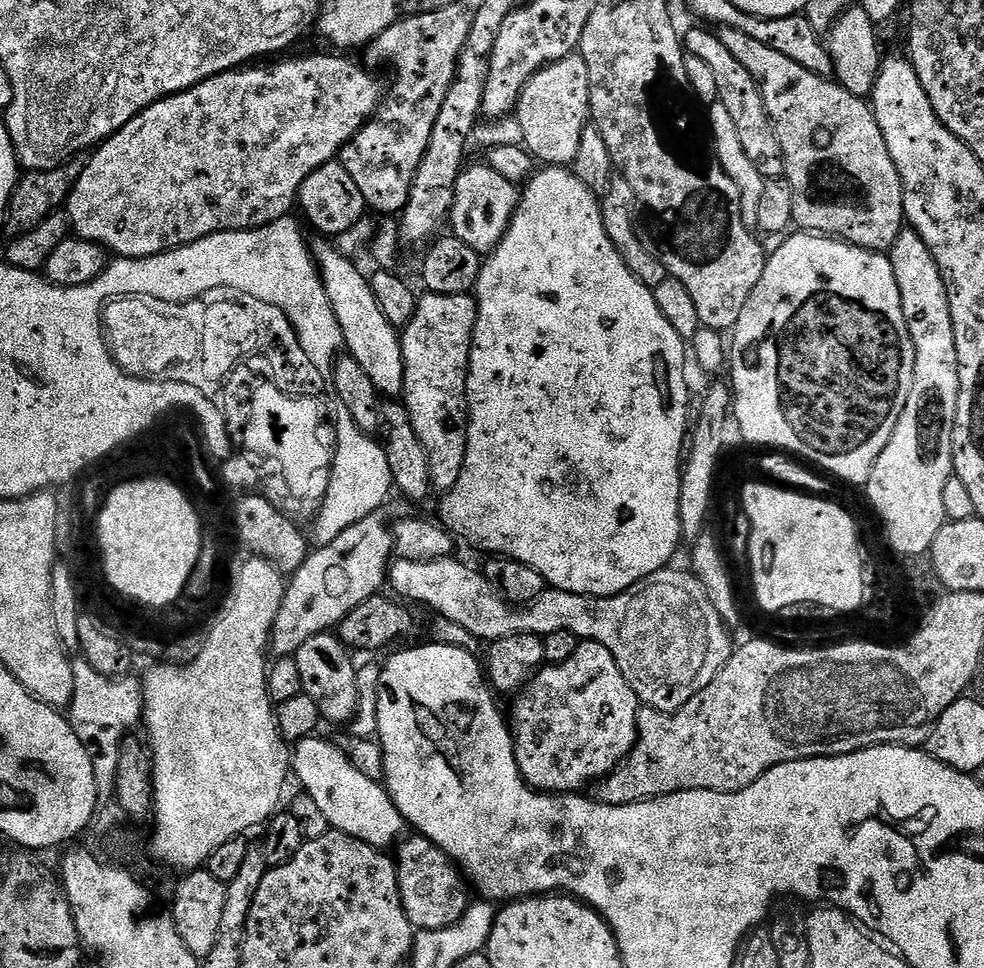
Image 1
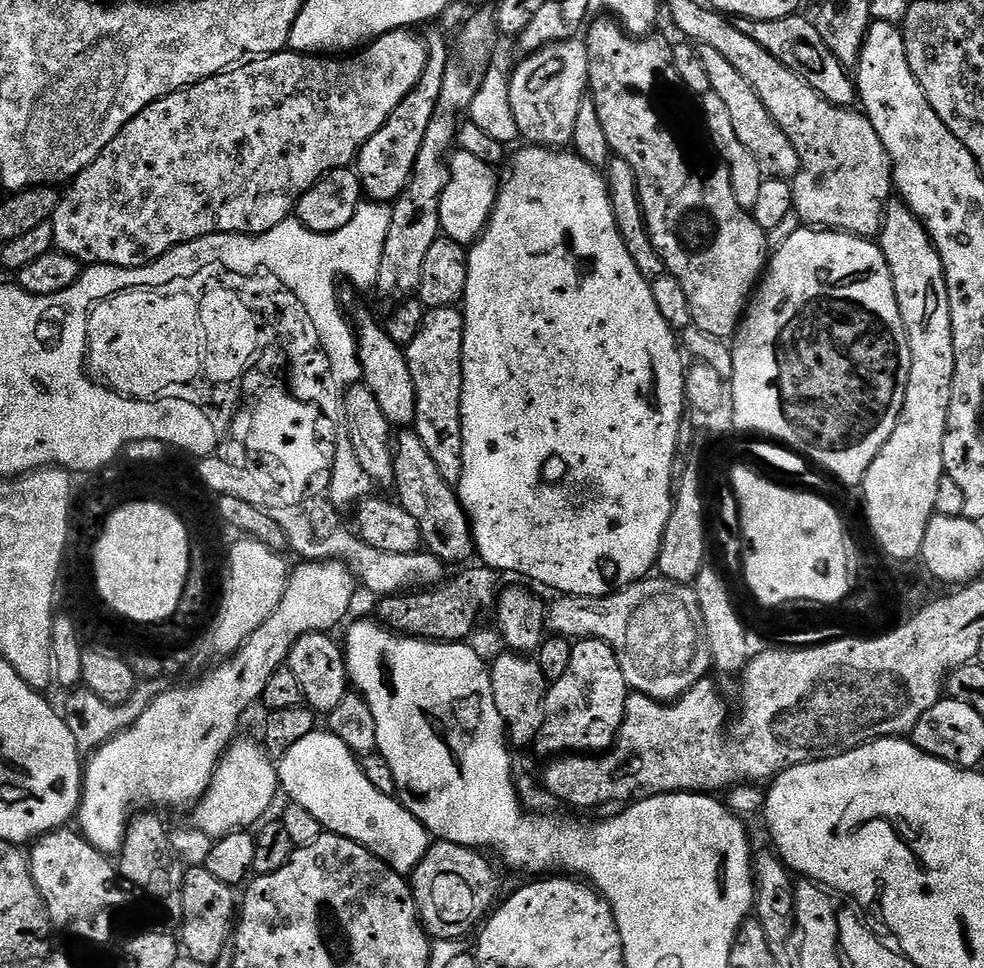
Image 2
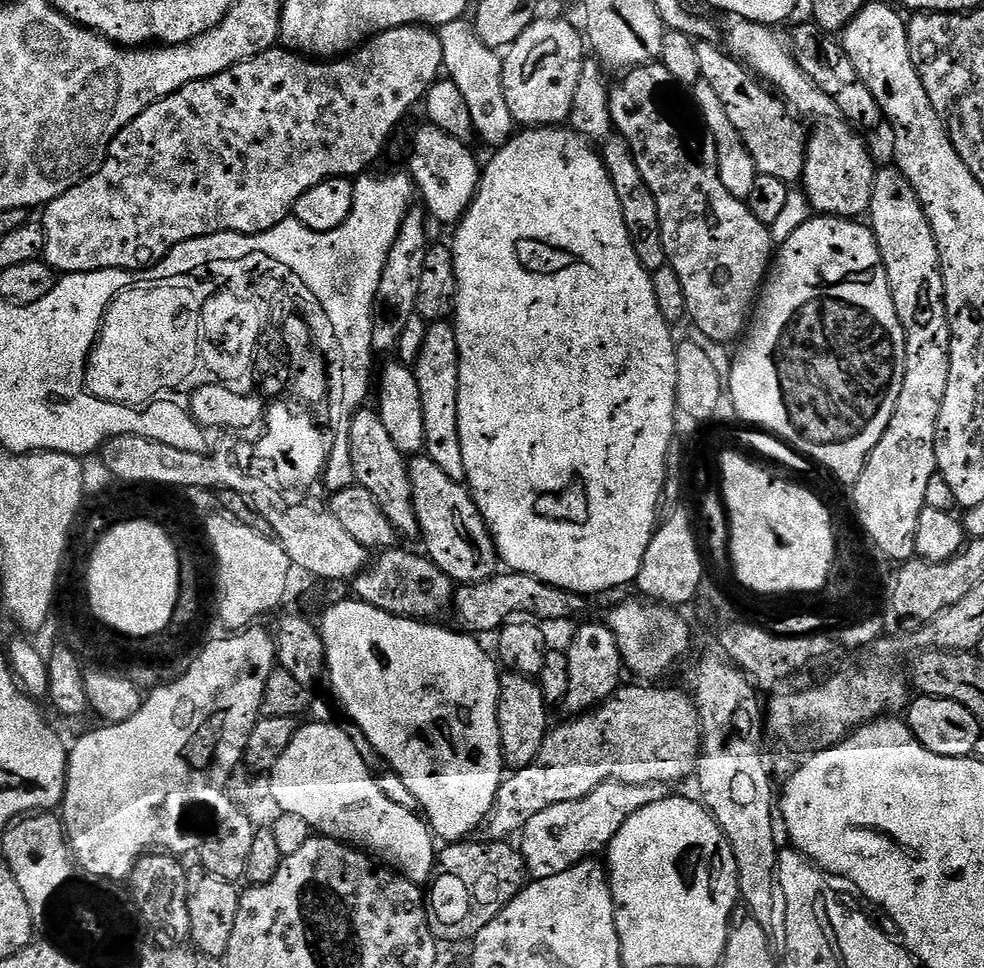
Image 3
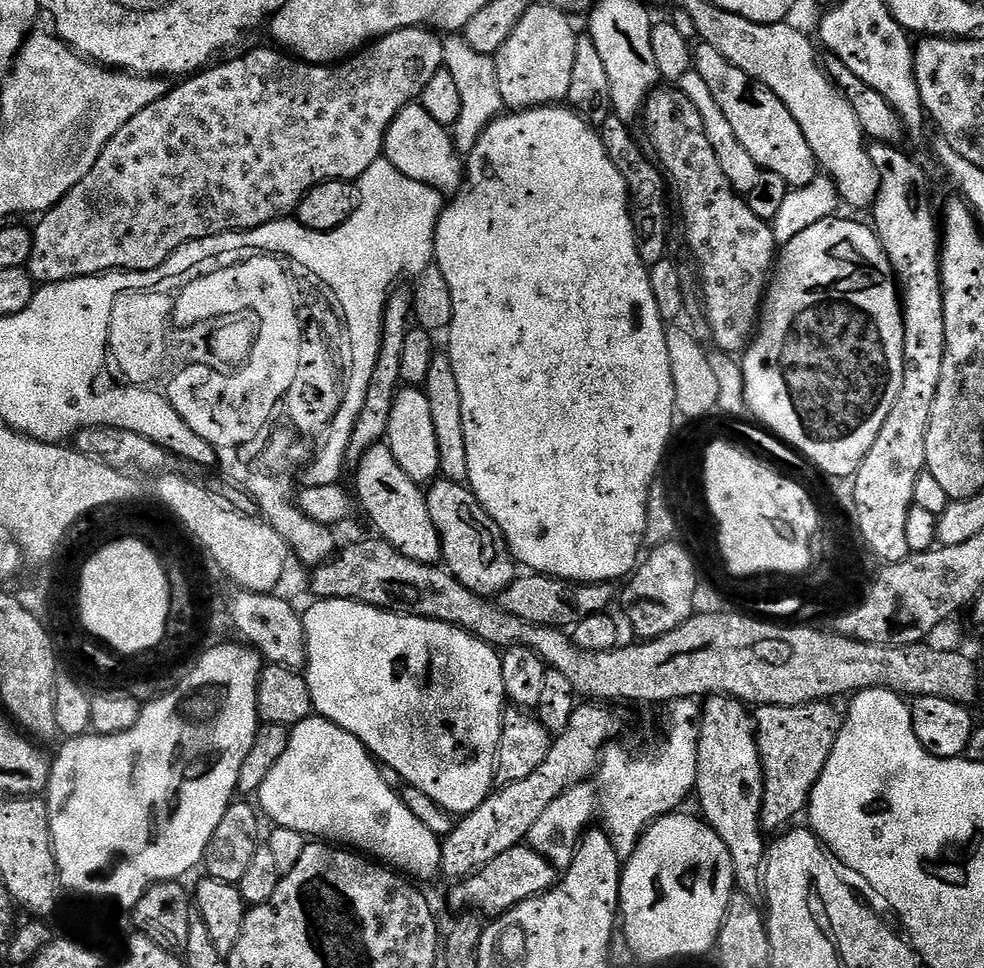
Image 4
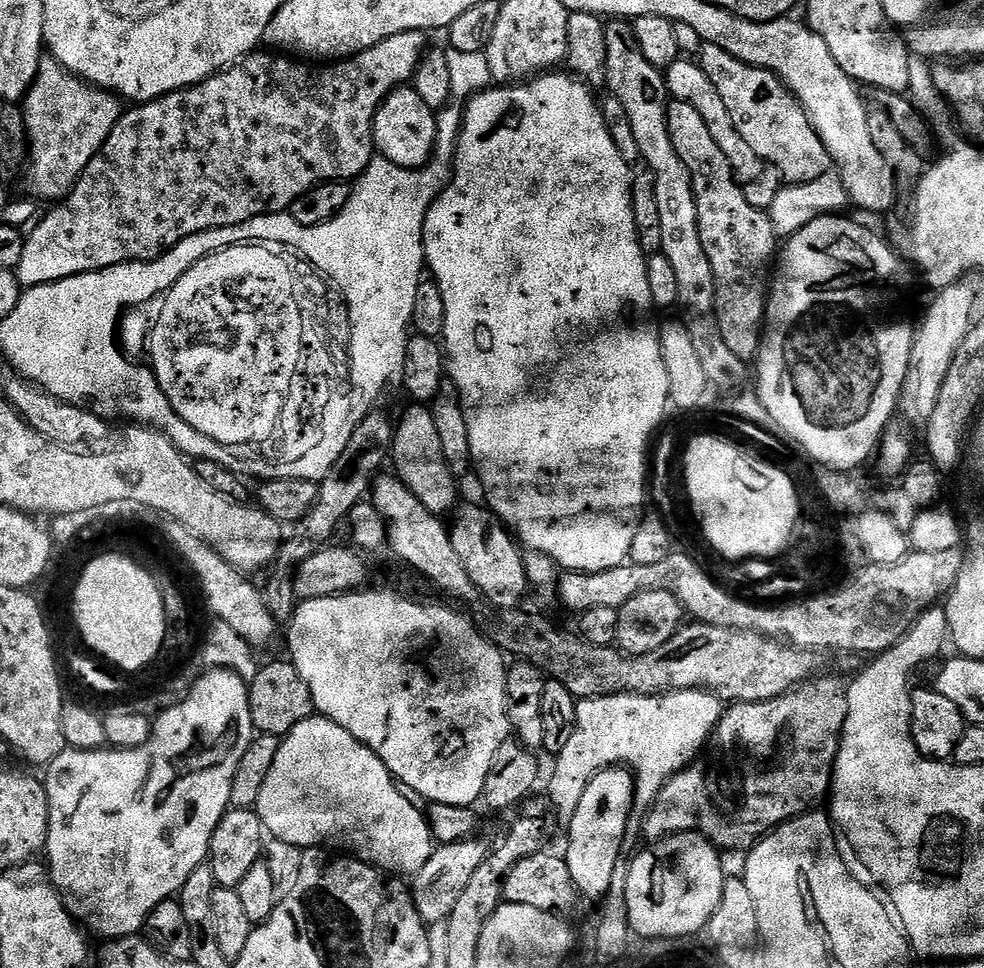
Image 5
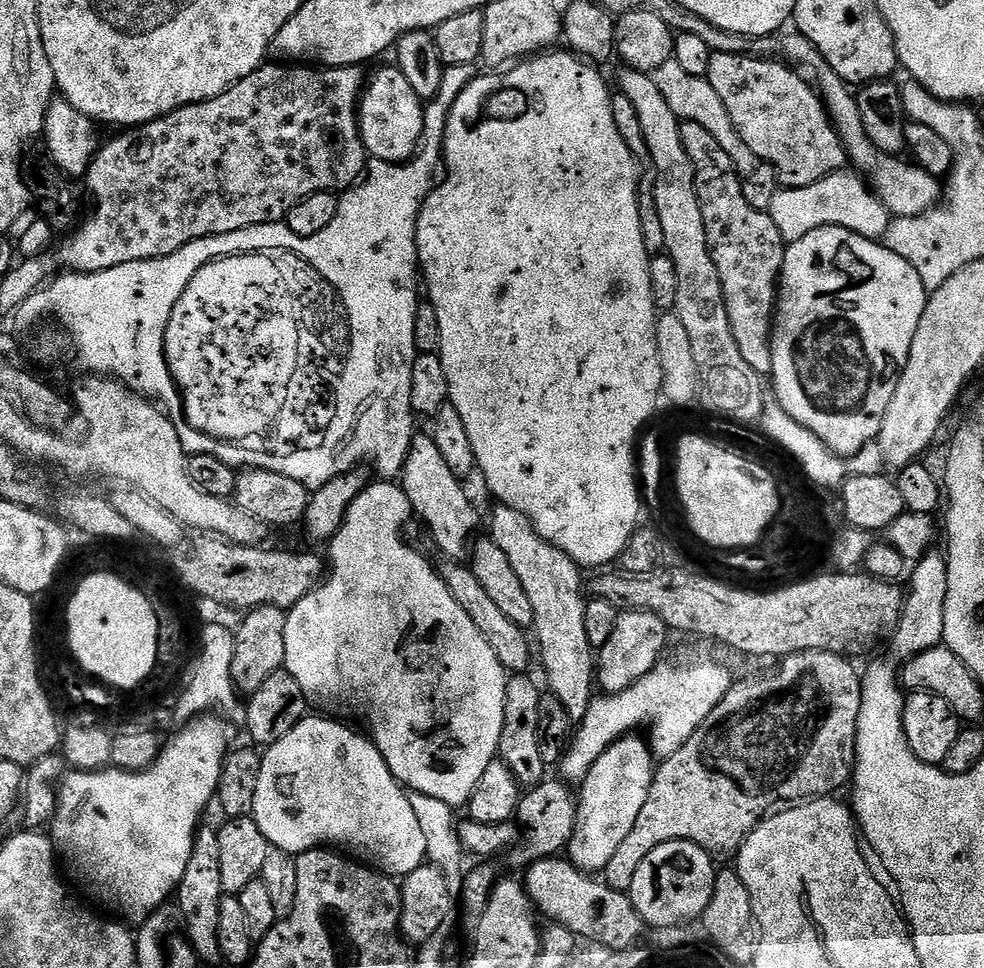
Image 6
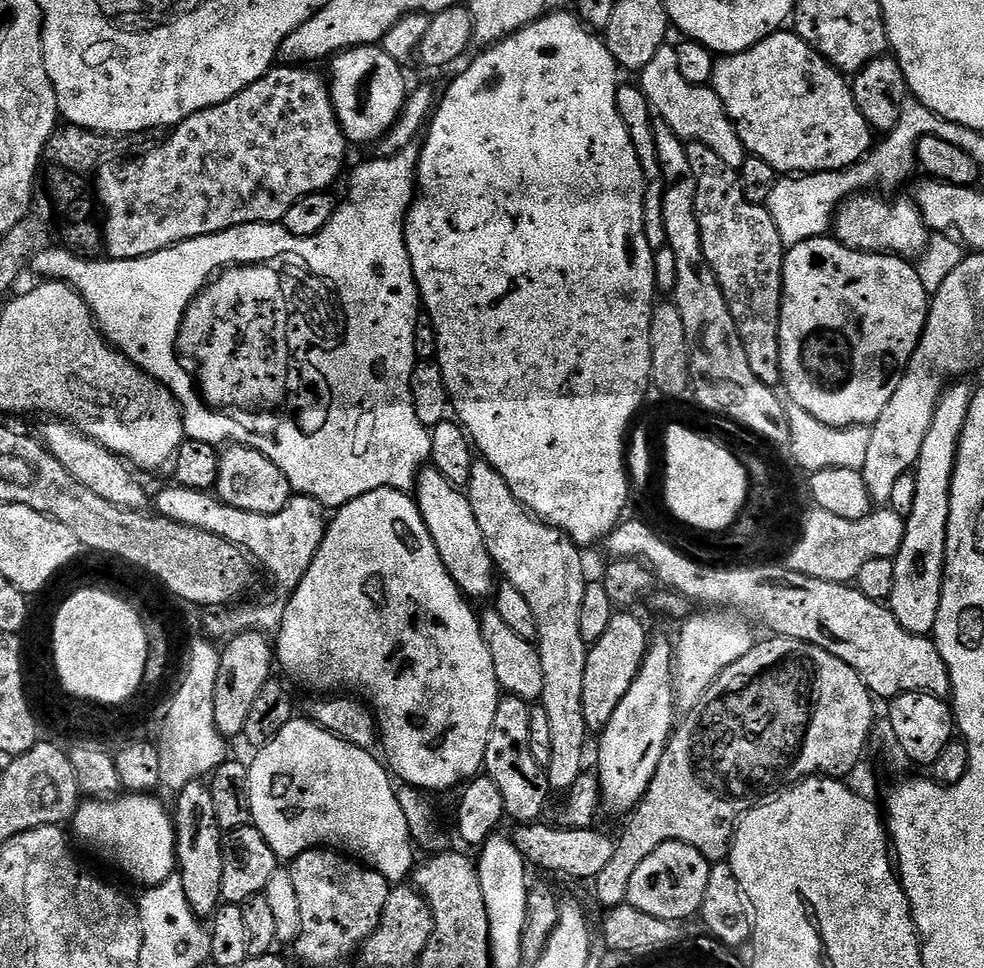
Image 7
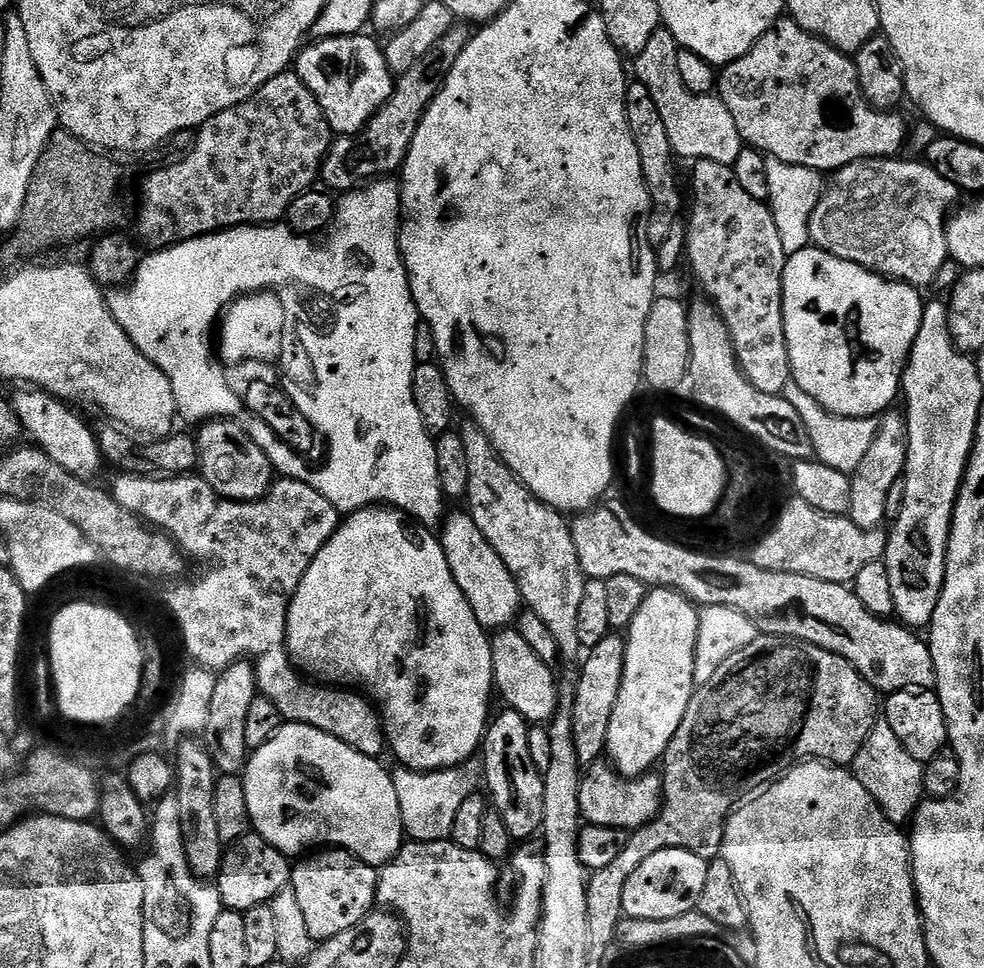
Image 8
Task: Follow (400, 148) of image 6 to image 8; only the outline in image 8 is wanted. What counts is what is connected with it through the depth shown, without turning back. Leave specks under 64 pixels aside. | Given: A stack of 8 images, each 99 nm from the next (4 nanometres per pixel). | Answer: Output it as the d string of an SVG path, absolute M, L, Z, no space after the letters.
M368 34L330 36L327 40L309 43L297 55L294 71L302 78L310 94L314 94L318 106L322 106L324 116L328 119L328 125L332 127L333 133L346 136L357 135L367 126L373 114L388 101L394 87L394 73L386 66L381 41L371 40Z

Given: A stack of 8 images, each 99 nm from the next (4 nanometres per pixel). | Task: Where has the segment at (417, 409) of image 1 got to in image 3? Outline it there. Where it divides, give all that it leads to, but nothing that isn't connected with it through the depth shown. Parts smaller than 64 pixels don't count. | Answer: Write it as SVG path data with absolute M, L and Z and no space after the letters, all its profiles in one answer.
M448 320L429 323L426 343L414 366L418 390L422 390L422 418L426 421L424 452L455 484L466 480L466 462L462 462L462 438L458 438L458 338Z

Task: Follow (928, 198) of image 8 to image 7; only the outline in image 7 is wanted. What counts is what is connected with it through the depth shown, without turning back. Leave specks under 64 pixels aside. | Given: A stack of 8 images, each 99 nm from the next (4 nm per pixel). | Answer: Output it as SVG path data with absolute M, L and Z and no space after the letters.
M857 194L848 197L836 210L834 236L847 248L859 252L883 252L905 258L918 258L930 239L915 199L896 200L887 204L880 194Z

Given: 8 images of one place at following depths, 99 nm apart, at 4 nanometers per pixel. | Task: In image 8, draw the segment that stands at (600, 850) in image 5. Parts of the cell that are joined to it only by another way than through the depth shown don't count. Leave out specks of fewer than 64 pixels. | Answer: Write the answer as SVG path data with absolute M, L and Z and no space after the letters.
M652 588L647 593L645 600L638 606L637 613L634 614L626 629L624 636L624 669L620 675L620 689L618 690L618 702L614 702L614 714L610 718L610 734L608 735L608 746L606 756L614 765L617 772L622 776L635 778L651 773L652 768L661 763L664 751L670 746L674 734L678 734L678 726L682 726L682 718L692 701L692 693L696 691L698 685L694 682L694 658L696 657L696 639L698 638L698 622L700 613L697 605L691 600L687 600L681 592L674 592L671 588Z

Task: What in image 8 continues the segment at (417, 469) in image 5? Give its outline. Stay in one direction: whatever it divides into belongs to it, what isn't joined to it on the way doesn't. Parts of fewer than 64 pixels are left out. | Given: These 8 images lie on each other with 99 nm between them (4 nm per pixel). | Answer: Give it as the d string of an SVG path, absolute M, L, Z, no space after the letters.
M449 511L443 517L438 539L446 554L446 562L450 562L450 574L454 574L454 582L458 582L458 590L466 594L466 602L470 602L470 610L474 610L474 618L485 630L507 628L522 611L520 591L506 570L506 562L494 554L494 546L486 542L482 530L474 522L467 511Z

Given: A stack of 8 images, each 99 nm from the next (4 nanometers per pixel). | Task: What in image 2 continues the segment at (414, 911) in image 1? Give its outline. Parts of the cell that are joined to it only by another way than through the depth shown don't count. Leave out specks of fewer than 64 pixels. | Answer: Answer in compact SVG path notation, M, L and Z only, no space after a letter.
M436 840L429 843L422 862L418 862L418 866L412 871L410 883L414 894L414 902L418 906L420 921L424 923L424 931L428 933L433 941L463 941L466 937L464 935L472 927L475 929L478 921L487 917L493 911L494 905L497 903L496 895L500 892L500 876L496 873L495 866L487 858L489 859L483 851L467 848L466 846L458 846L454 842Z

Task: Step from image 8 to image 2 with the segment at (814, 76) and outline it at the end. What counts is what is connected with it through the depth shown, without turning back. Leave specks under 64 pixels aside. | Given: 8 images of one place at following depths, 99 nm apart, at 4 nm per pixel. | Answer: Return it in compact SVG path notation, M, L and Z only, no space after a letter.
M699 45L698 58L702 58L702 67L710 78L712 92L722 98L726 111L730 113L738 139L742 141L742 146L746 146L746 150L750 150L750 154L754 154L754 158L758 158L765 177L791 181L800 169L798 152L791 145L790 138L786 138L784 131L776 125L770 110L762 106L762 98L754 94L750 82L746 82L746 78L742 78L742 74L738 74L738 70L734 70L734 66L730 66L730 62L726 62L726 58L722 58L722 54L710 46Z

